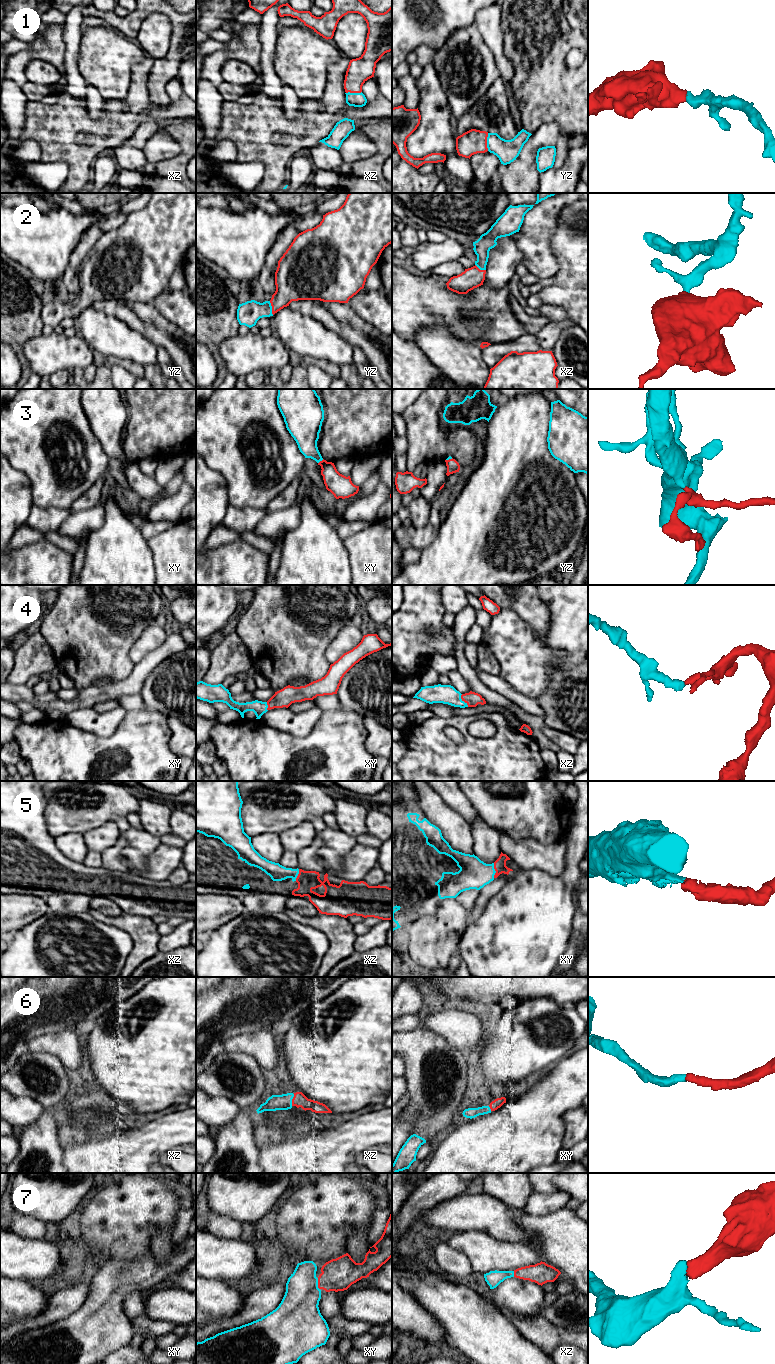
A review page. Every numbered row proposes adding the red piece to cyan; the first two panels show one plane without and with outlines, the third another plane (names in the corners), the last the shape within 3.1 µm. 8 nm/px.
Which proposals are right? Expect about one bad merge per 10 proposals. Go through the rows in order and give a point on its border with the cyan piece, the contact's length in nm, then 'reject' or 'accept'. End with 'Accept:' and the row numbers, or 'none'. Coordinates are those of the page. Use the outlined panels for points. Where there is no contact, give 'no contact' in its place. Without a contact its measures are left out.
1: contact yz (487, 142); length 140 nm; accept
2: contact yz (271, 308); length 120 nm; accept
3: contact xy (320, 460); length 60 nm; accept
4: contact xz (461, 700); length 120 nm; accept
5: contact xy (494, 870); length 120 nm; accept
6: contact xz (291, 1100); length 100 nm; accept
7: contact xy (317, 1284); length 100 nm; accept
Accept: 1, 2, 3, 4, 5, 6, 7

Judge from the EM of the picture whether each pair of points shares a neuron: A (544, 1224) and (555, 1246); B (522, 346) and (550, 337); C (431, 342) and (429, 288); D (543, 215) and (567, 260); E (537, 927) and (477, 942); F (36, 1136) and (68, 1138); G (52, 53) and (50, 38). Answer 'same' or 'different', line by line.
A: same
B: different
C: different
D: different
E: same
F: different
G: same

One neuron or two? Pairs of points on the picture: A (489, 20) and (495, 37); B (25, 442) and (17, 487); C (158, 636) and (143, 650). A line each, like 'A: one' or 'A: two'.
A: one
B: two
C: one

